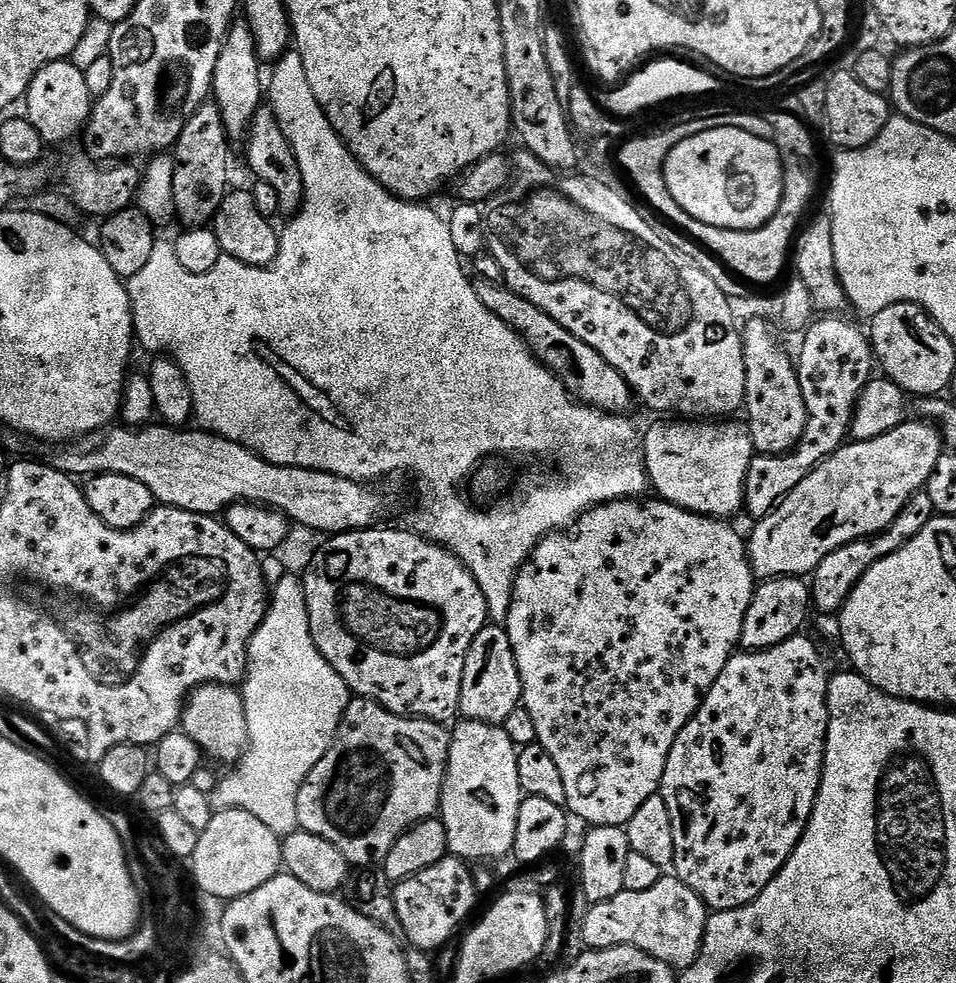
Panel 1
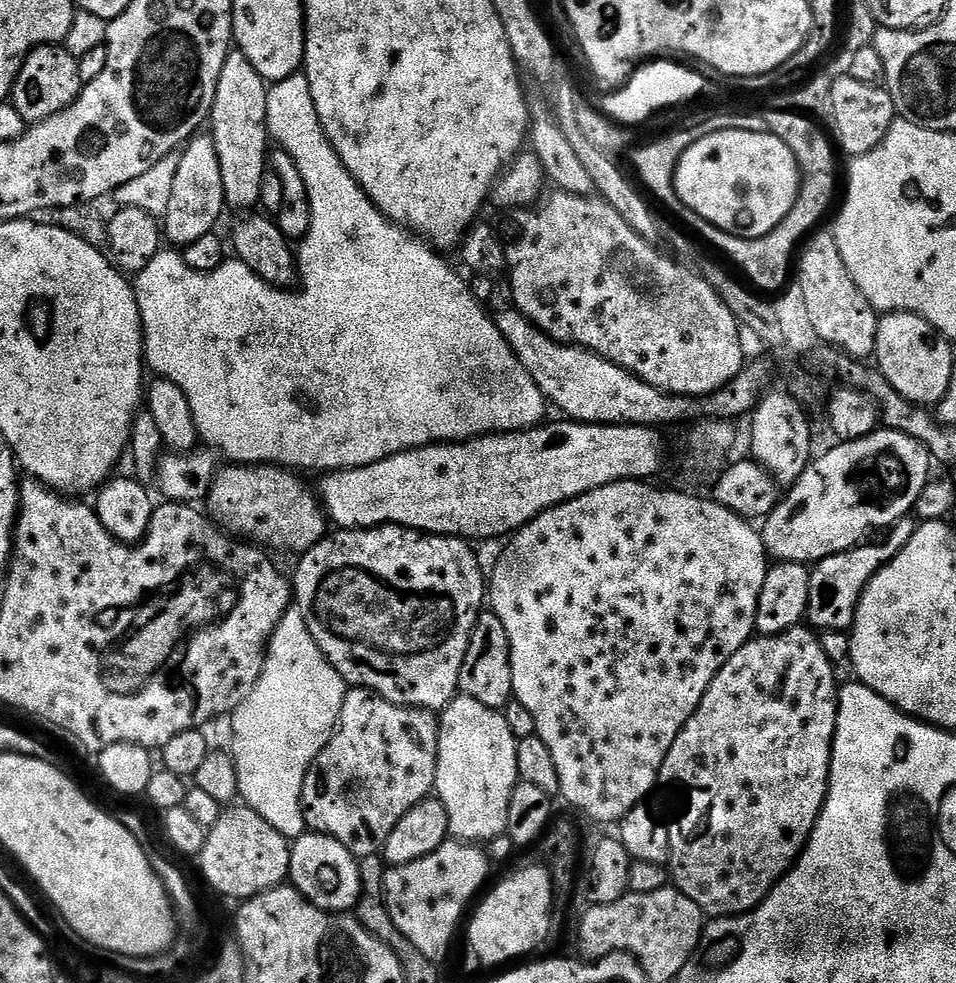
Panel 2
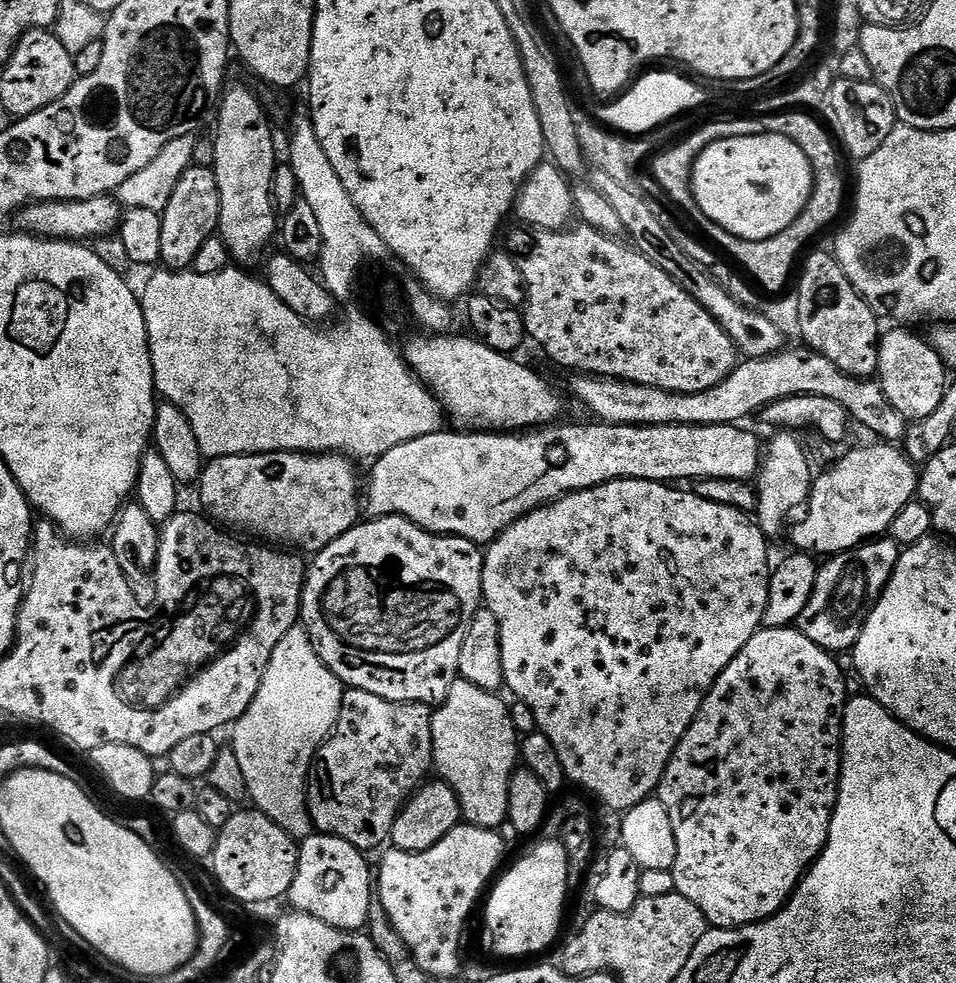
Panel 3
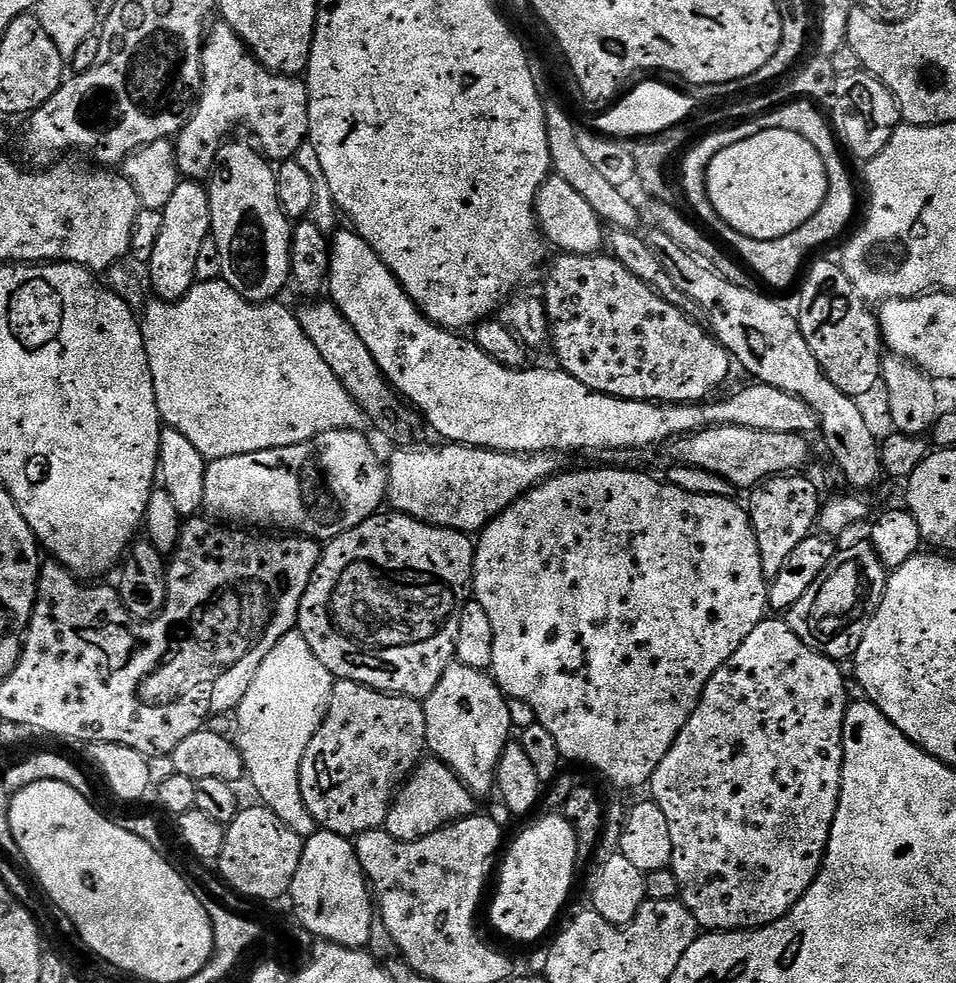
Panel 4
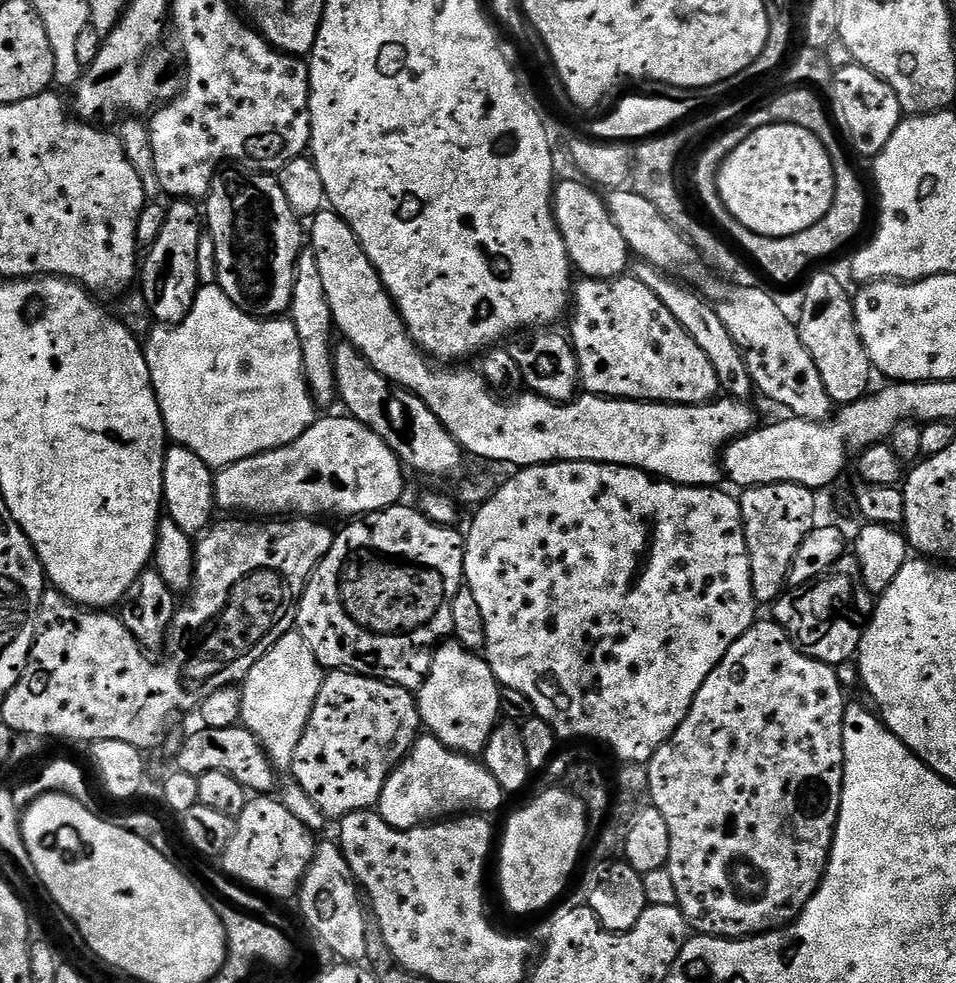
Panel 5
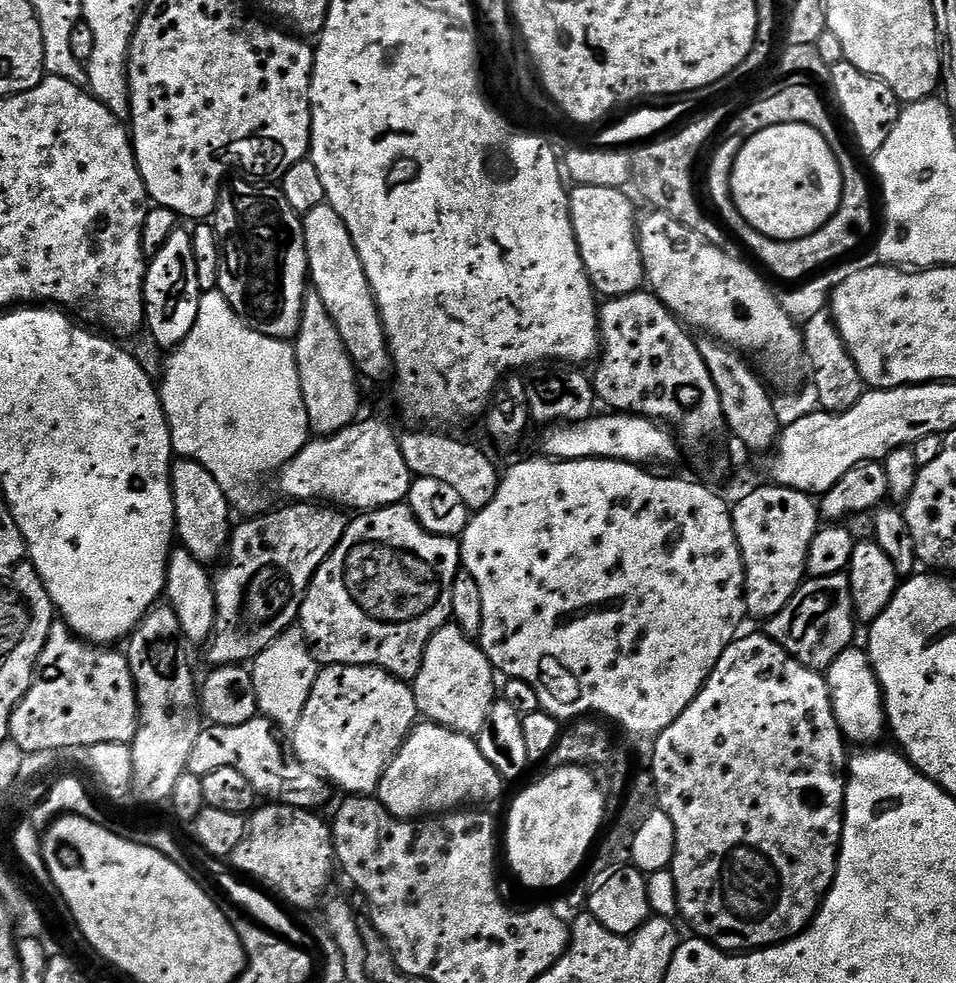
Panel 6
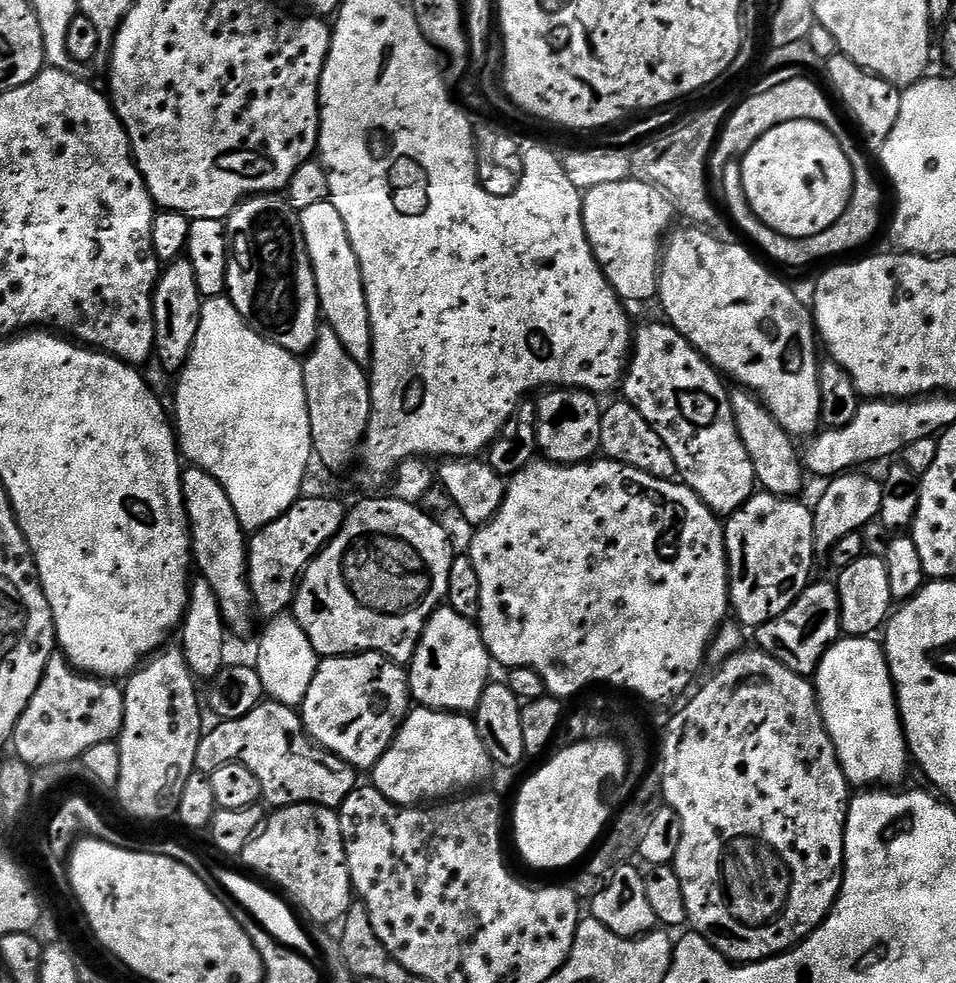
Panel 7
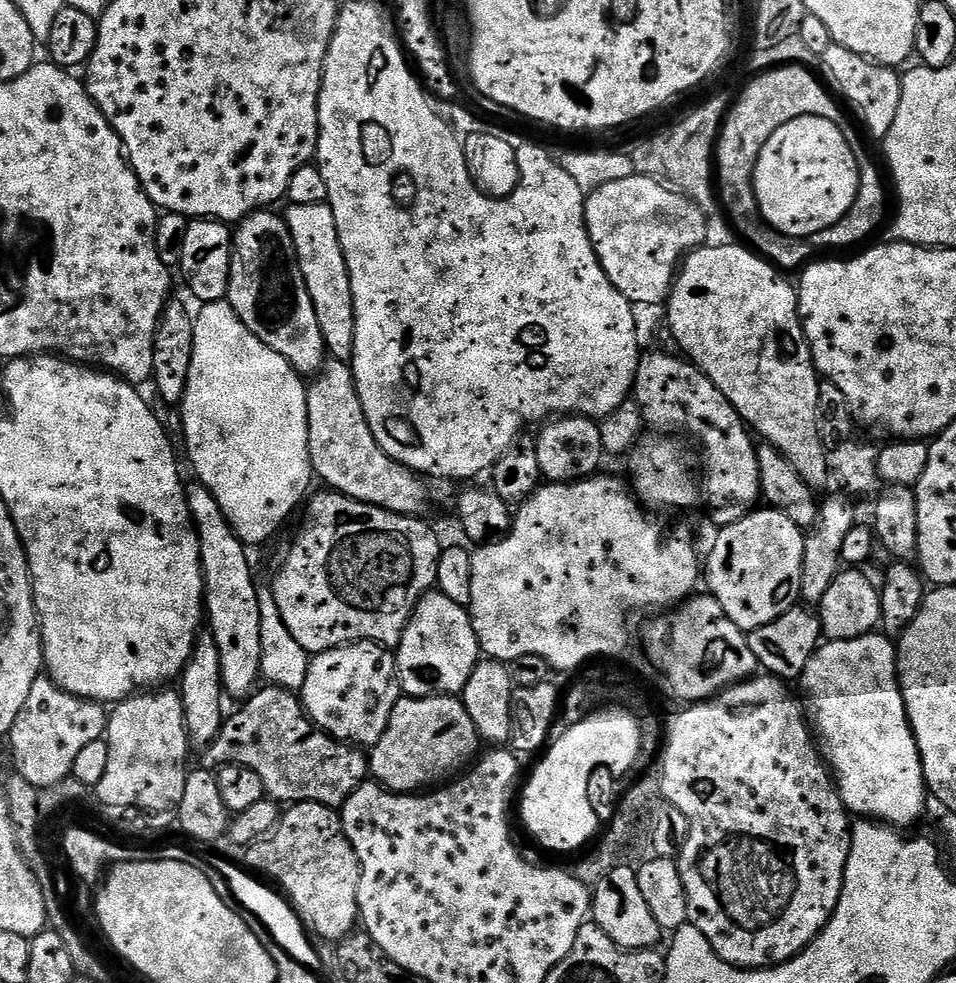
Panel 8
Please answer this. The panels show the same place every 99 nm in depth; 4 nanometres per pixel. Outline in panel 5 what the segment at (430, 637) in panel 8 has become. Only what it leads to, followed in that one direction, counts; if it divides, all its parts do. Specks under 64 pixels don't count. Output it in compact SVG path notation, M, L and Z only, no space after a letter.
M445 642L436 649L432 673L418 690L420 723L450 750L463 756L479 757L502 720L500 690L496 676L483 655L471 652L458 643Z

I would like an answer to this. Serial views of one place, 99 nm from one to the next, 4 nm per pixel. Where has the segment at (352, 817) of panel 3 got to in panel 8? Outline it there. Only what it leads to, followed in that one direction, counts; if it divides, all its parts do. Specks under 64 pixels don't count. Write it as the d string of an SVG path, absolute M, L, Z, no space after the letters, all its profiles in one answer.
M357 640L354 644L343 644L340 648L317 652L309 659L306 682L302 689L304 710L308 713L308 719L321 732L327 732L335 740L343 740L344 743L353 746L377 744L390 722L394 706L401 698L402 689L395 655L380 644L372 644L369 640Z

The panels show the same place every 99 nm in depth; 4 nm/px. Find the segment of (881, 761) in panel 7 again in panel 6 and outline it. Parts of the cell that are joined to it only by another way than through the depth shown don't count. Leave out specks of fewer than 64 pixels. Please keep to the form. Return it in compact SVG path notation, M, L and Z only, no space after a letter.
M863 647L847 648L832 665L826 669L828 689L832 695L832 709L836 714L836 721L840 731L849 741L860 746L872 746L883 732L886 732L886 713L884 710L884 692L867 651Z

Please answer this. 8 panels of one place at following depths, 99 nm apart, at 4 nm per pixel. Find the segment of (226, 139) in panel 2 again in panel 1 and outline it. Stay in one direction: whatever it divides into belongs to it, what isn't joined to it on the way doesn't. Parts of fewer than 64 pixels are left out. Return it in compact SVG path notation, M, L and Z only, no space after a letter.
M237 19L228 28L226 38L222 42L222 54L218 54L218 66L214 66L211 95L222 116L224 129L233 141L245 139L249 124L254 114L262 106L266 96L266 84L260 81L262 61L256 52L256 43L252 40L252 32L248 29L247 19Z

